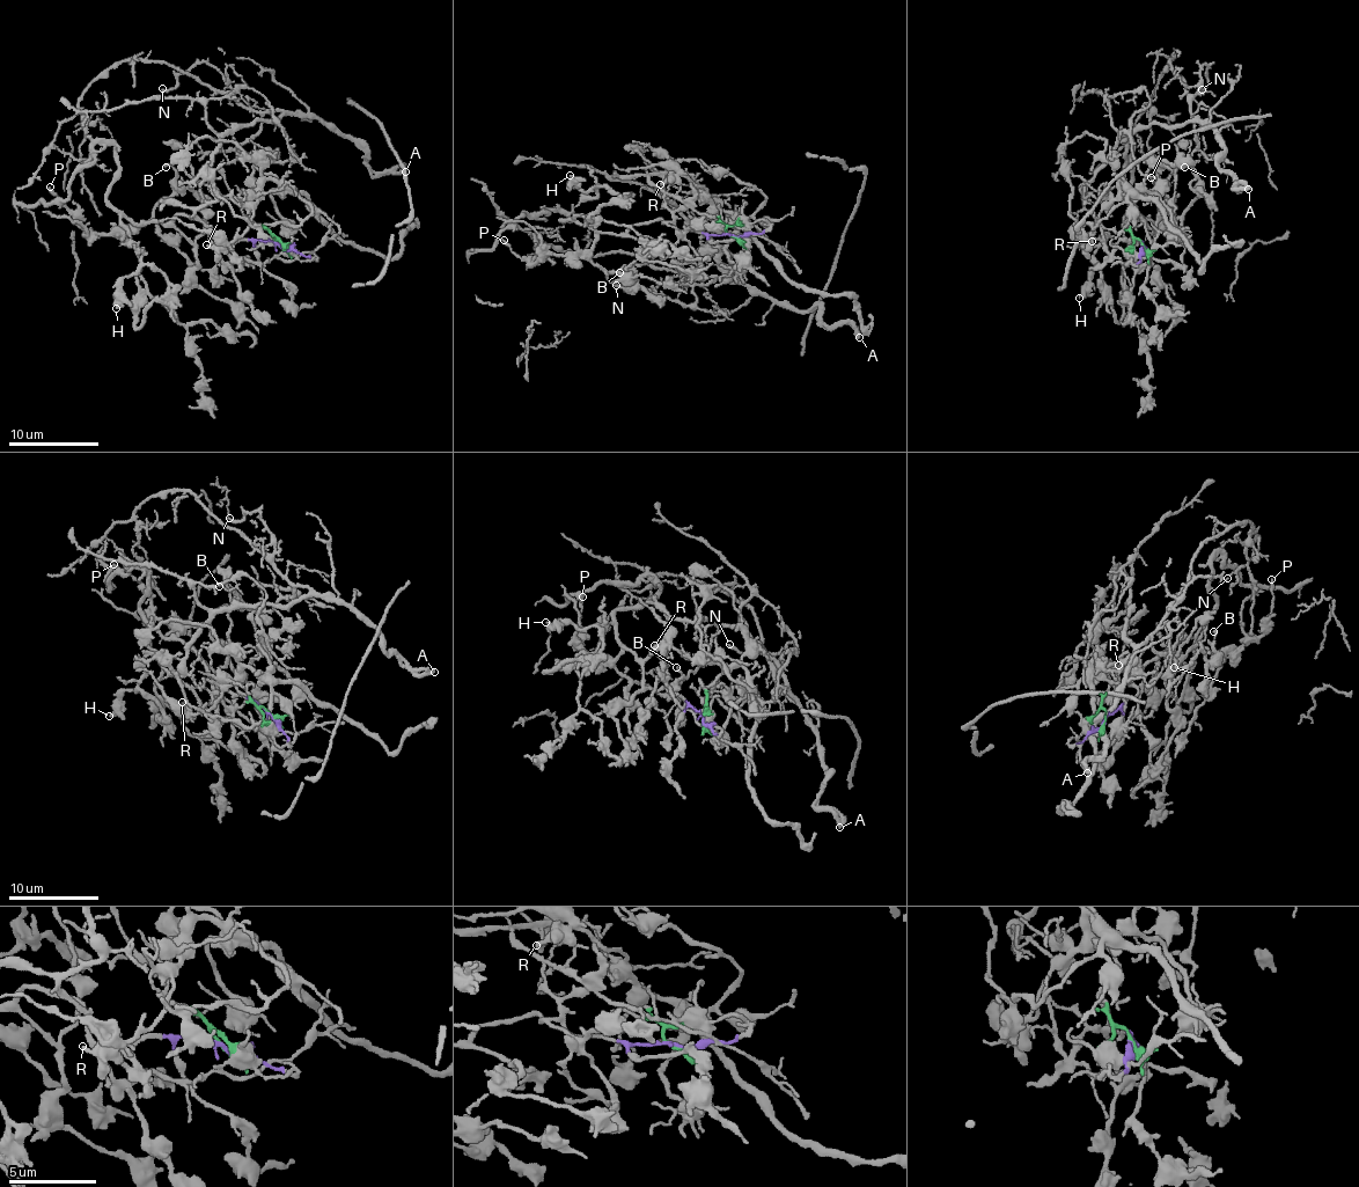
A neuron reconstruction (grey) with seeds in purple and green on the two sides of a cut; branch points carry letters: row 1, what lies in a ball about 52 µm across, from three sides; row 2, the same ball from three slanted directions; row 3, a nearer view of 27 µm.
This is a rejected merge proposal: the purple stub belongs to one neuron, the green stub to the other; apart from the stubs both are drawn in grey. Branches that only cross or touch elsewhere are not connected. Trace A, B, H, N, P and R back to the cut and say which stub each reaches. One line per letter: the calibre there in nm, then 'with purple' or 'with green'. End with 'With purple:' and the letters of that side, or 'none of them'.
A: calibre 320 nm; with green
B: calibre 140 nm; with purple
H: calibre 240 nm; with purple
N: calibre 200 nm; with green
P: calibre 240 nm; with purple
R: calibre 240 nm; with green
With purple: B, H, P

